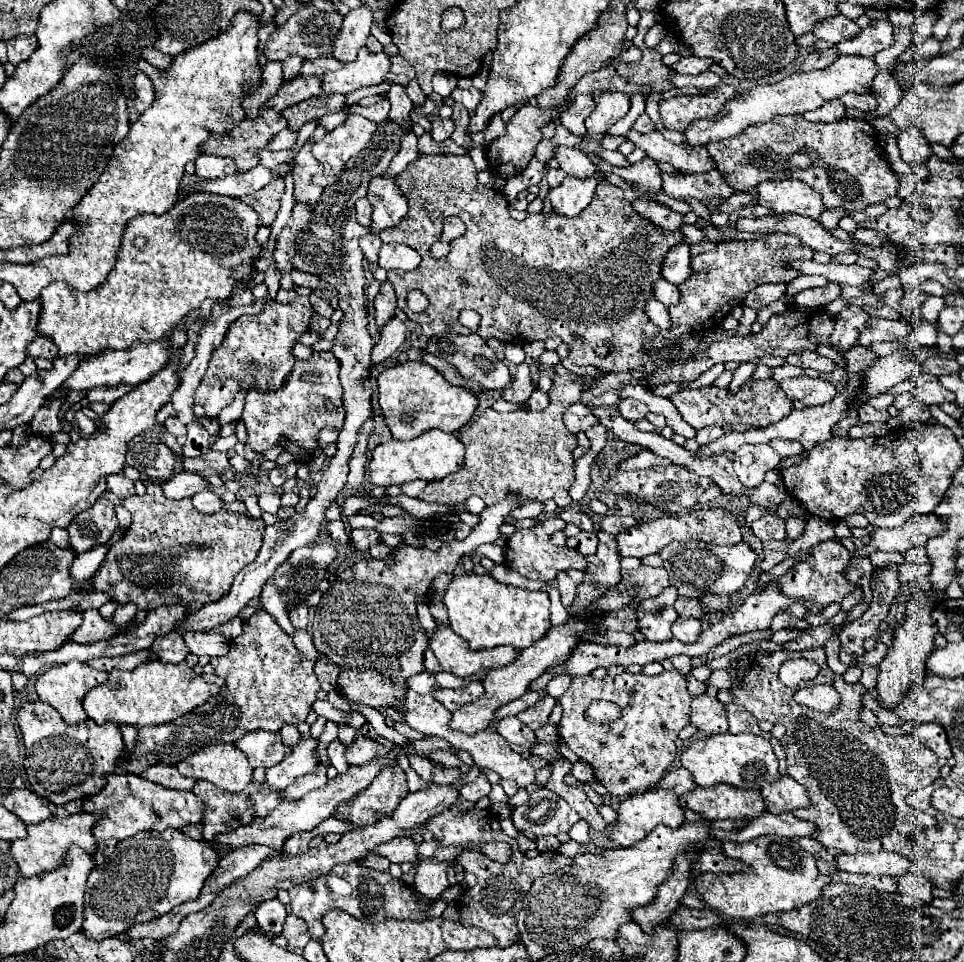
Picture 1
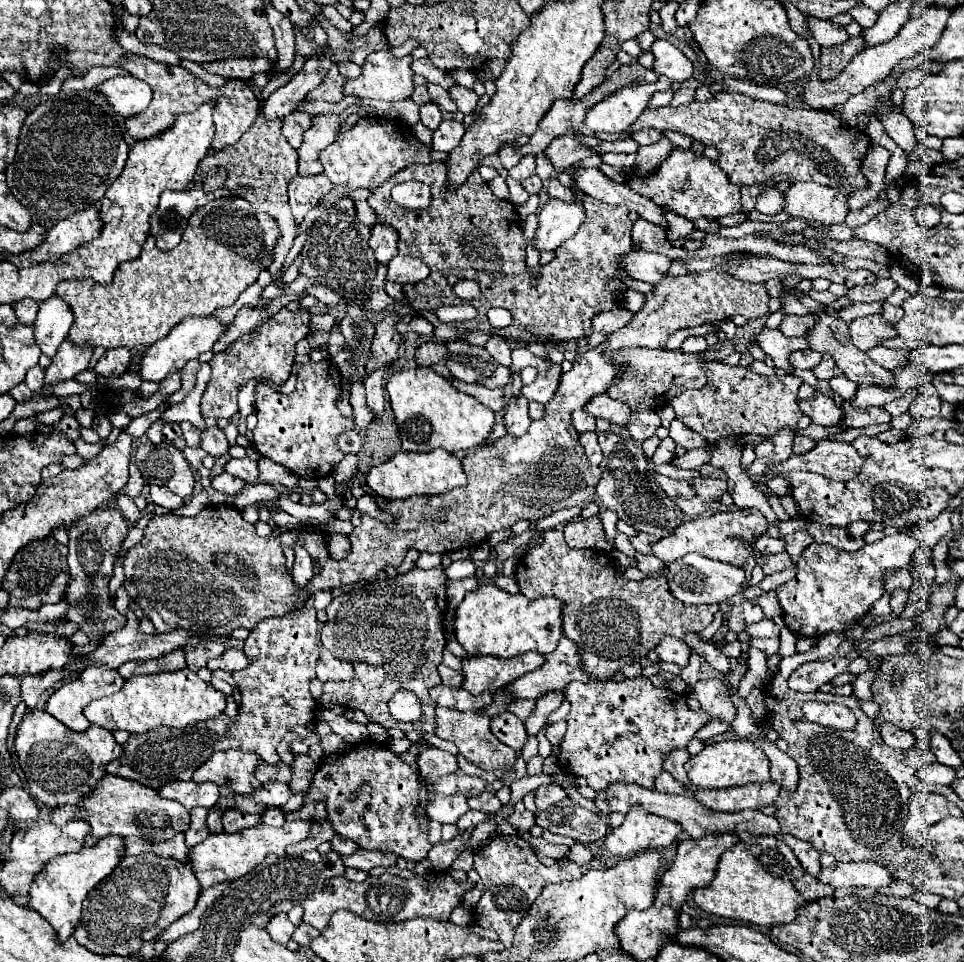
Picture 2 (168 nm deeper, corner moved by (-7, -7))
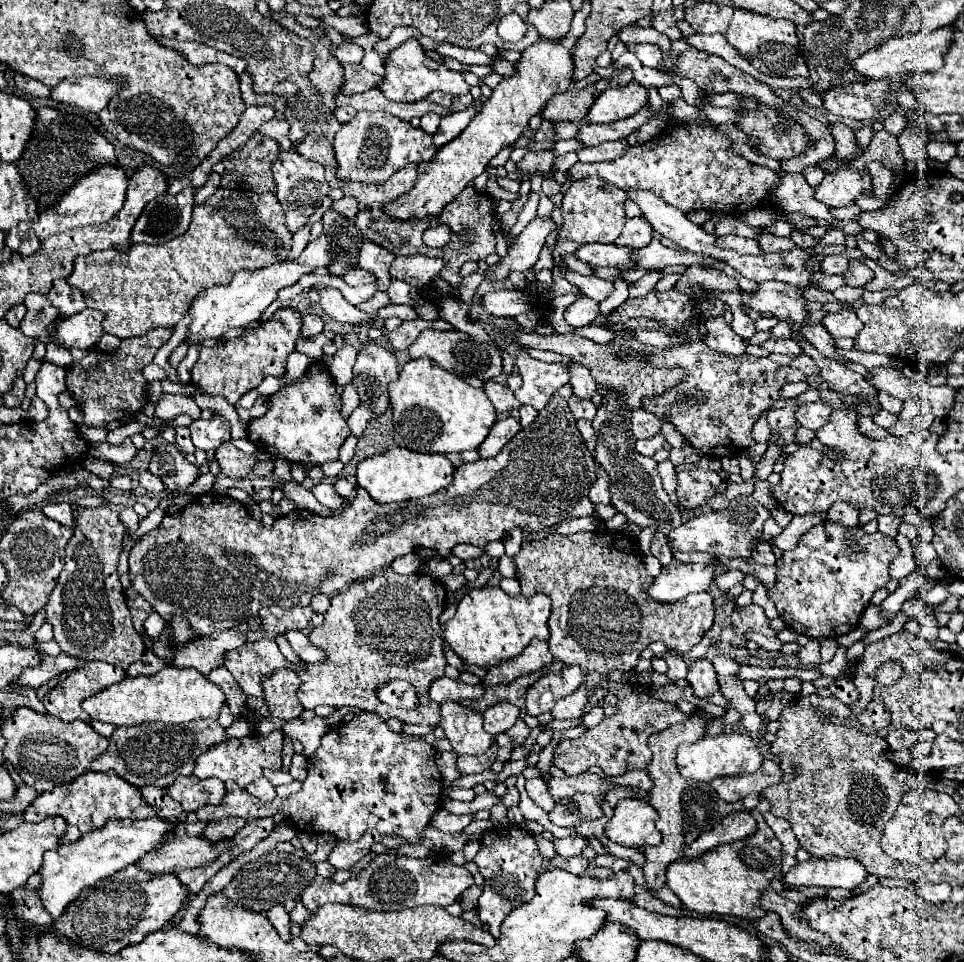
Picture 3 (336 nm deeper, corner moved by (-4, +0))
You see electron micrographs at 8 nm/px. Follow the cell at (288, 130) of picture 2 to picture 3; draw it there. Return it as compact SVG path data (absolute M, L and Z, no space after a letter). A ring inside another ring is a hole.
M276 111L273 120L265 122L259 128L259 132L269 136L269 138L275 138L283 150L291 150L293 148L293 144L289 144L289 122L285 120L283 113L280 111Z

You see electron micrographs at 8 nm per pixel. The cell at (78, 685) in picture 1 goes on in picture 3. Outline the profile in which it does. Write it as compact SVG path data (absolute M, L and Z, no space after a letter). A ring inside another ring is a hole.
M101 660L89 662L79 670L73 670L65 680L61 680L45 698L45 710L63 720L63 722L73 722L73 720L89 720L85 716L81 702L103 688L109 688L111 684L117 684L125 678L125 670Z

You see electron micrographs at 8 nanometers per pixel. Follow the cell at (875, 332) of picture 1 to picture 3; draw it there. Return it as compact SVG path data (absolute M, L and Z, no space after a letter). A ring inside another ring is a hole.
M839 310L835 314L827 314L823 318L823 326L833 338L855 338L863 328L861 320L853 310Z

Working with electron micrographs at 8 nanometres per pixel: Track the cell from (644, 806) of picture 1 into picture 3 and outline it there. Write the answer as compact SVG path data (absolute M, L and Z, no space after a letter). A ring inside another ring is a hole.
M625 798L619 800L613 810L613 818L605 826L605 836L611 842L629 848L657 846L661 844L661 832L655 828L657 810L641 800Z

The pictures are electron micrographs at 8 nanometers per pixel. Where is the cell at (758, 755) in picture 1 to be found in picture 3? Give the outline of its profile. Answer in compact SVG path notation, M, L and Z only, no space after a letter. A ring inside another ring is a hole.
M719 734L719 736L705 736L695 744L681 744L677 750L677 766L685 780L699 780L711 782L719 776L739 776L739 774L753 774L763 764L763 754L759 752L757 744L751 736L745 734Z

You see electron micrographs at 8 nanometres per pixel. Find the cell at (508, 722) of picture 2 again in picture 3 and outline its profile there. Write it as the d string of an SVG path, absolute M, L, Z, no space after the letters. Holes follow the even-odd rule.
M499 702L499 704L495 704L495 706L489 706L489 708L483 712L483 728L485 728L485 732L489 732L491 736L503 734L503 732L507 732L507 730L515 724L517 716L519 716L519 708L517 708L517 706Z

